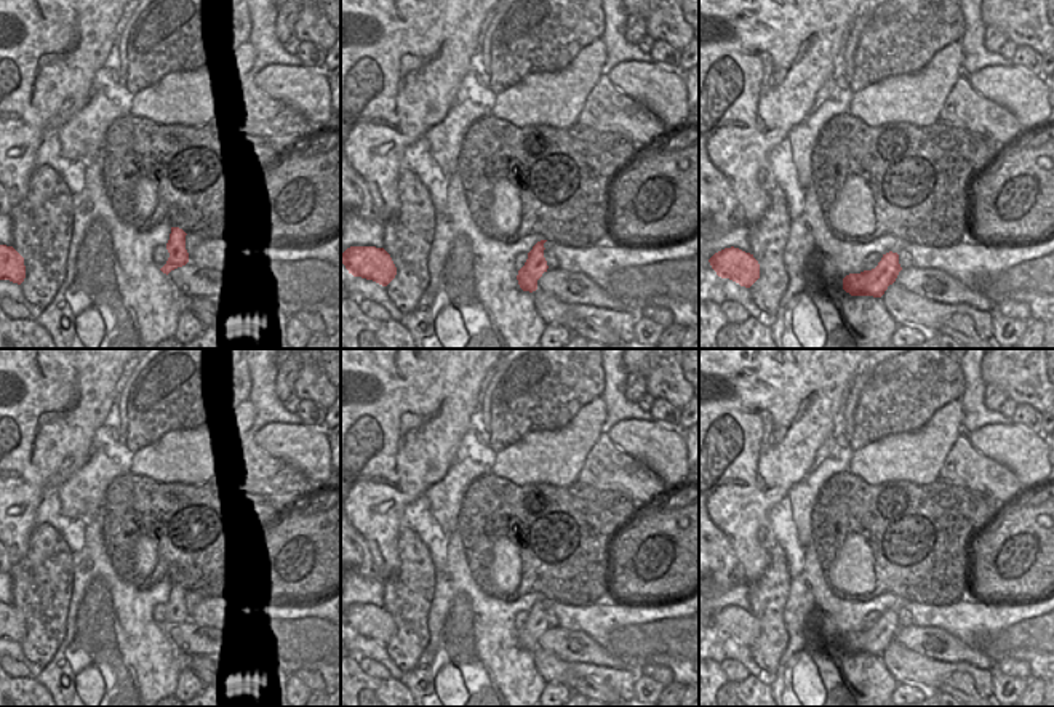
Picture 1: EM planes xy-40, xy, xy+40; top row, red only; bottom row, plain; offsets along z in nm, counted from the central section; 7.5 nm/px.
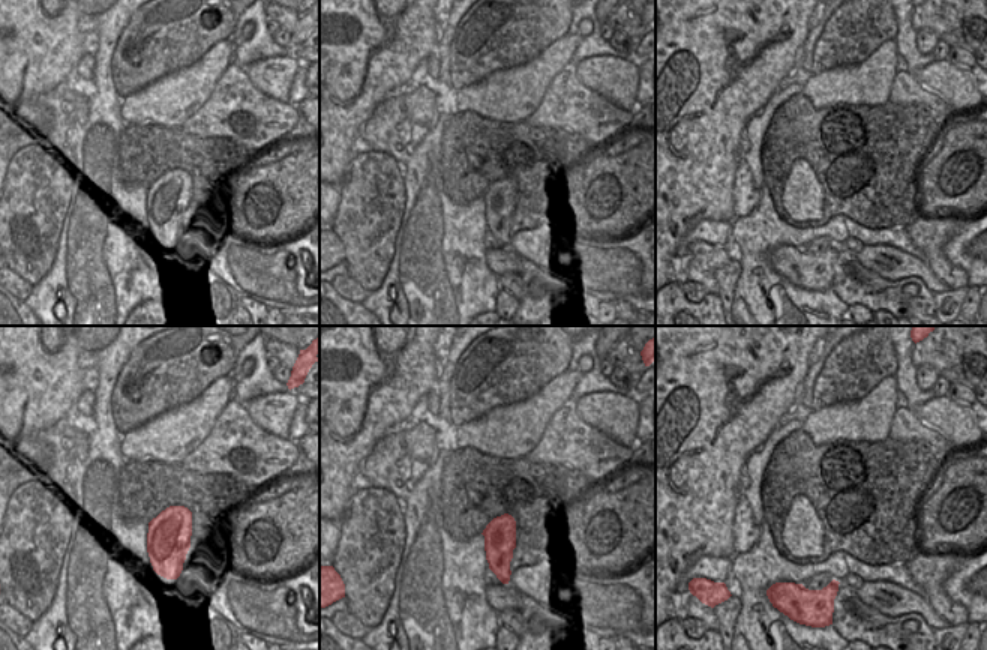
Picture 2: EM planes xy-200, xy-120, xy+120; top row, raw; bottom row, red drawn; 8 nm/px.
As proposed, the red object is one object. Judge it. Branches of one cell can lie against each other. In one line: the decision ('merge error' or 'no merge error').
no merge error

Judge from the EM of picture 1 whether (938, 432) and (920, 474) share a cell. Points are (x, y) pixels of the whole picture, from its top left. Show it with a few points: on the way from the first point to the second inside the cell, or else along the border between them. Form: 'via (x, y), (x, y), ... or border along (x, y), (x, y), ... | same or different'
via (933, 442), (920, 455), (920, 464) | same

